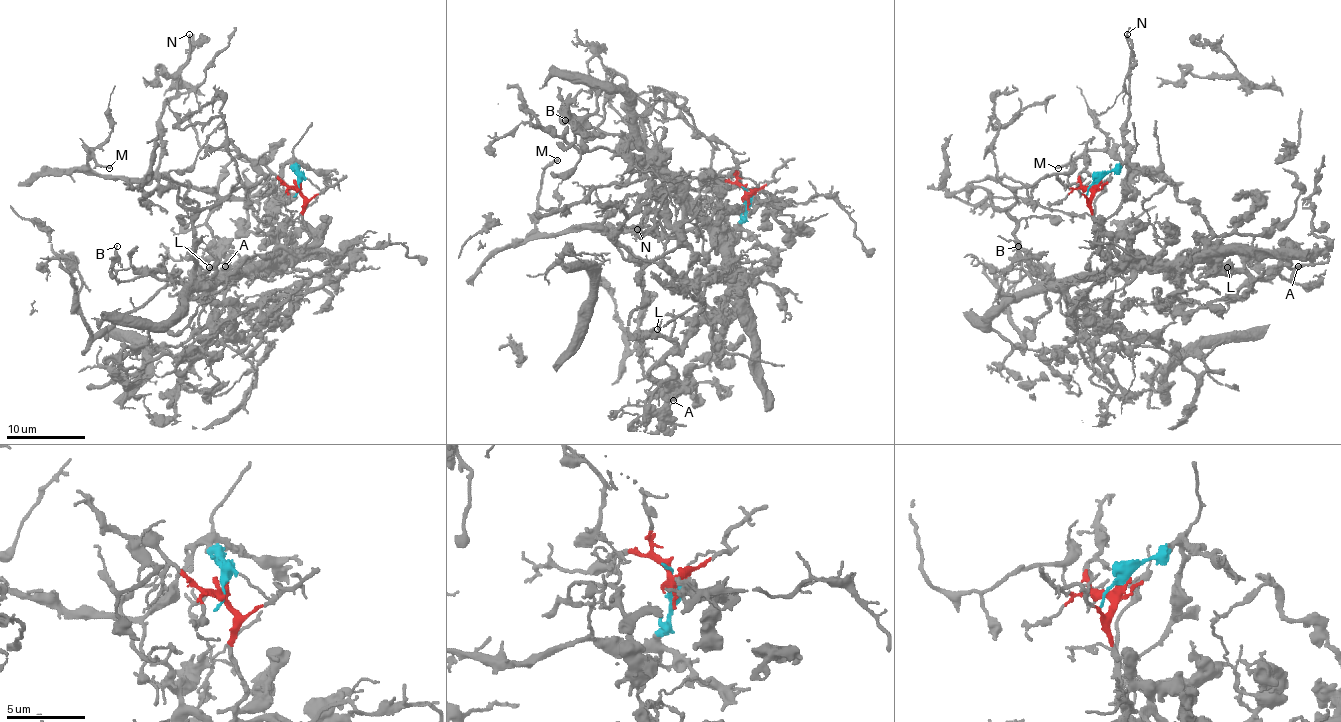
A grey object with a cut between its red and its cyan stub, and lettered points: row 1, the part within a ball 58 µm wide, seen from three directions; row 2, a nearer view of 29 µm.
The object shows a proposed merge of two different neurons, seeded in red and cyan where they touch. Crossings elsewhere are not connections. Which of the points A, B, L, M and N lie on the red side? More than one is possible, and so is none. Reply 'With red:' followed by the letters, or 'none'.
With red: A, B, L

